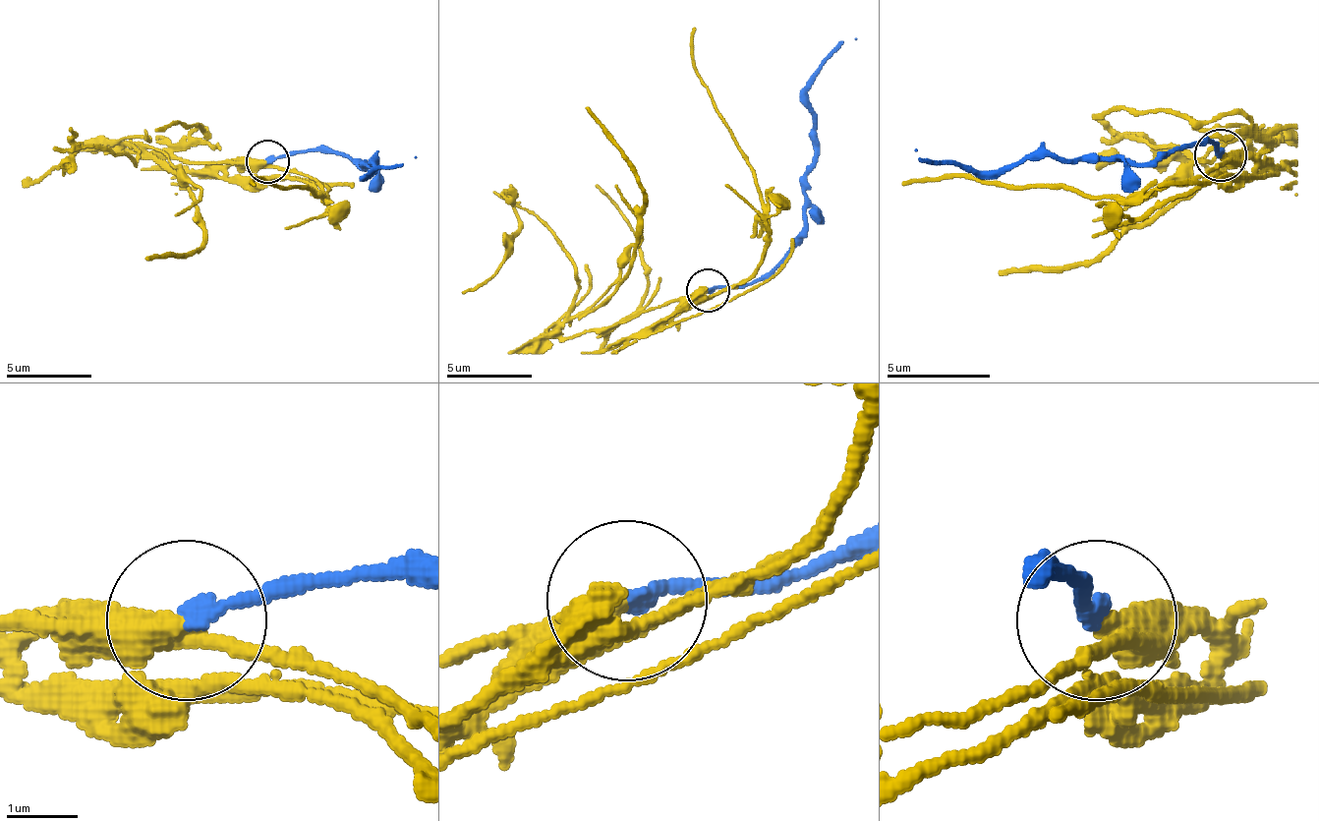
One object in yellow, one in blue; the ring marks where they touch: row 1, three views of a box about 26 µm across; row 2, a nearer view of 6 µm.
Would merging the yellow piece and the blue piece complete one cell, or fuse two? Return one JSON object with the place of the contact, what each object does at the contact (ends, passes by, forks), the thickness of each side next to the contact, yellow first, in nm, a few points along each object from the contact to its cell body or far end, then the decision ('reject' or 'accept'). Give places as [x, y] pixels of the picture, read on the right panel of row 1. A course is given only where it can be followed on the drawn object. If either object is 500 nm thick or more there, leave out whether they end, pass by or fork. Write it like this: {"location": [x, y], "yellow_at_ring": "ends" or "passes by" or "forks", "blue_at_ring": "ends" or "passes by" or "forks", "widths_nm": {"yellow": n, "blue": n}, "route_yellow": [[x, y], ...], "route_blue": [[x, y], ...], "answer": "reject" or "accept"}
{"location": [1221, 155], "yellow_at_ring": "passes by", "blue_at_ring": "ends", "widths_nm": {"yellow": 300, "blue": 200}, "route_yellow": [[1222, 153], [1258, 153], [1274, 139], [1253, 139], [1190, 191], [1128, 227], [1102, 253], [1055, 268], [998, 273]], "route_blue": [[1222, 153], [1211, 144], [1180, 144], [1144, 164], [1055, 159], [966, 169], [925, 164], [914, 148]], "answer": "reject"}

